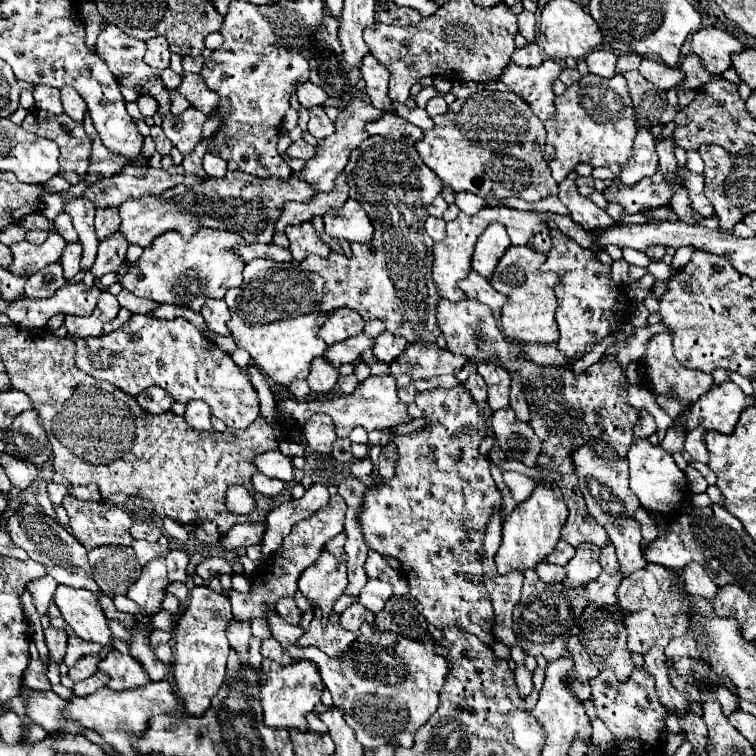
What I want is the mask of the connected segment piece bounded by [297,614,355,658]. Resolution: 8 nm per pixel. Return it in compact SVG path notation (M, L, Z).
M315 614L309 630L299 638L297 644L299 646L315 646L331 658L345 658L353 640L355 640L355 634L345 632L339 626L339 614L331 614L327 618L327 624L323 624L323 620Z

